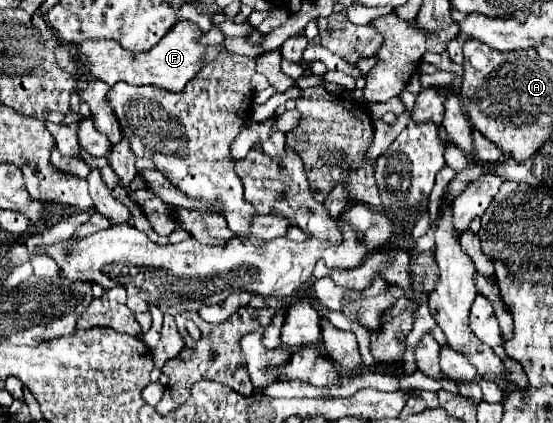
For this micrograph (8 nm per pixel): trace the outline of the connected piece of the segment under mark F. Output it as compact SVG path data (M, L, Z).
M180 21L156 47L138 55L124 51L118 43L112 41L84 41L76 43L76 61L86 73L104 81L108 87L116 85L118 81L126 81L130 85L156 85L166 91L180 91L202 69L200 57L204 55L206 47L198 43L200 35L202 31L198 25L190 21Z

